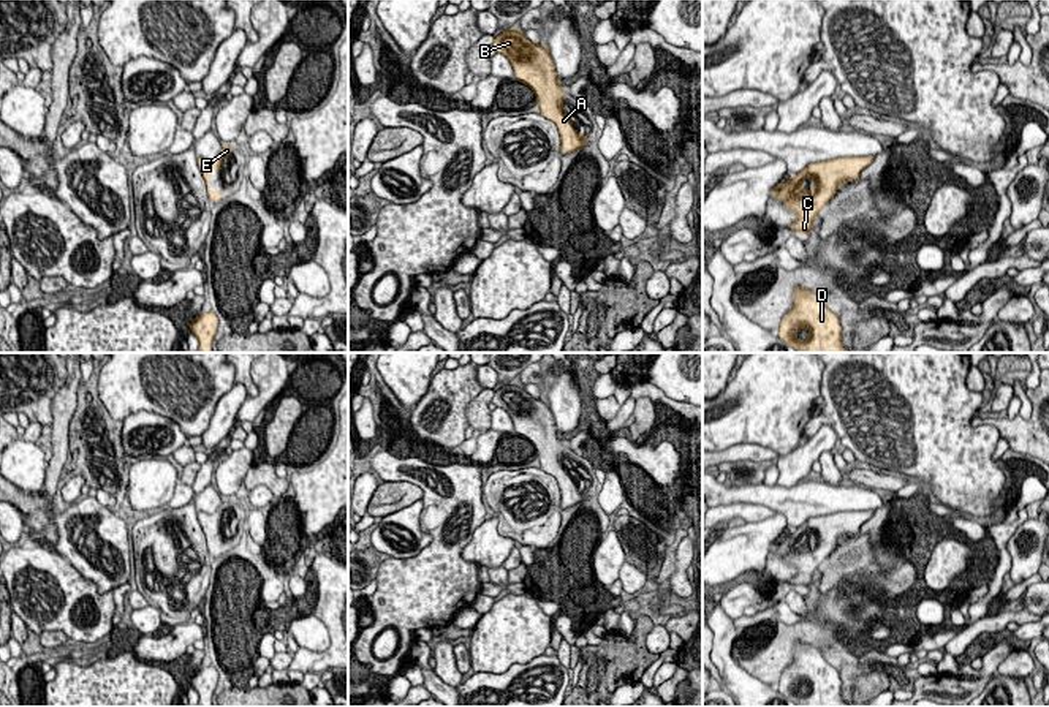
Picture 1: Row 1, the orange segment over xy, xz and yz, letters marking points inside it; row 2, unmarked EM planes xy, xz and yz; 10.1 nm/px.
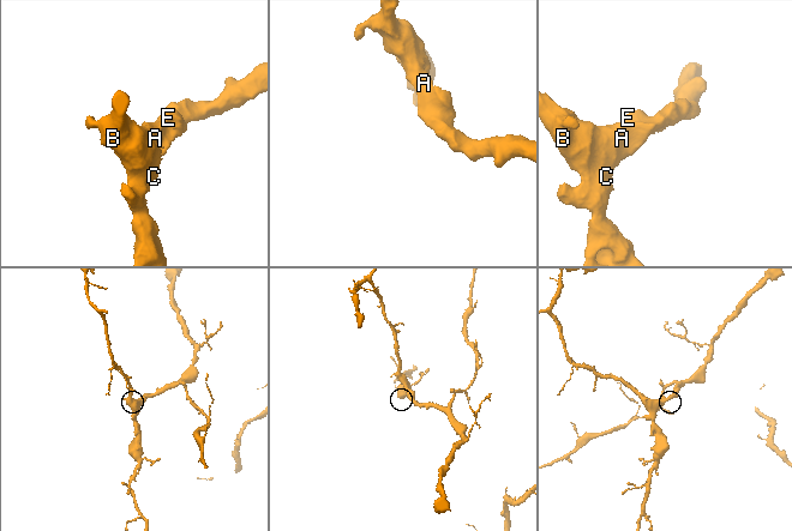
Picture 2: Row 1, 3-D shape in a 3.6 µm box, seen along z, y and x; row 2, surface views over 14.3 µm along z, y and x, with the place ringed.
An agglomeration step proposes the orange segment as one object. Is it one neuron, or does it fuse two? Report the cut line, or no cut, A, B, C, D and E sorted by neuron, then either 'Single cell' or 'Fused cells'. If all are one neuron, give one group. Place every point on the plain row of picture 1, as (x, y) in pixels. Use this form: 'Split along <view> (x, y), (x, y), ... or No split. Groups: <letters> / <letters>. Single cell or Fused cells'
No split. Groups: A B C D E. Single cell

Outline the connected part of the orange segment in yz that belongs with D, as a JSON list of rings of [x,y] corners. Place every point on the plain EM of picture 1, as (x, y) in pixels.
[[[796,641],[794,661],[782,672],[778,693],[797,707],[850,707],[842,698],[839,671],[816,647]]]

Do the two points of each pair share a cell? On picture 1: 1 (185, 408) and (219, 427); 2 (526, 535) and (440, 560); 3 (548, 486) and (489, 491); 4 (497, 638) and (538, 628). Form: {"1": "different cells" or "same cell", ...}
{"1": "different cells", "2": "different cells", "3": "same cell", "4": "same cell"}

